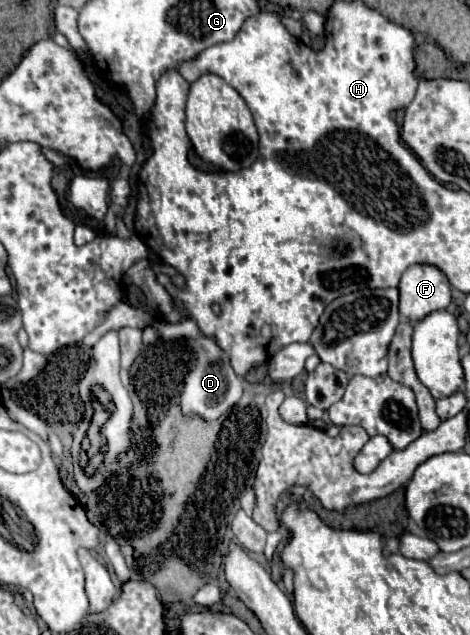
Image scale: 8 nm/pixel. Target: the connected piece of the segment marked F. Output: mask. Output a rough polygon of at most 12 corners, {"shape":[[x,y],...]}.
{"shape":[[430,264],[400,278],[400,312],[418,322],[448,308],[452,286]]}

